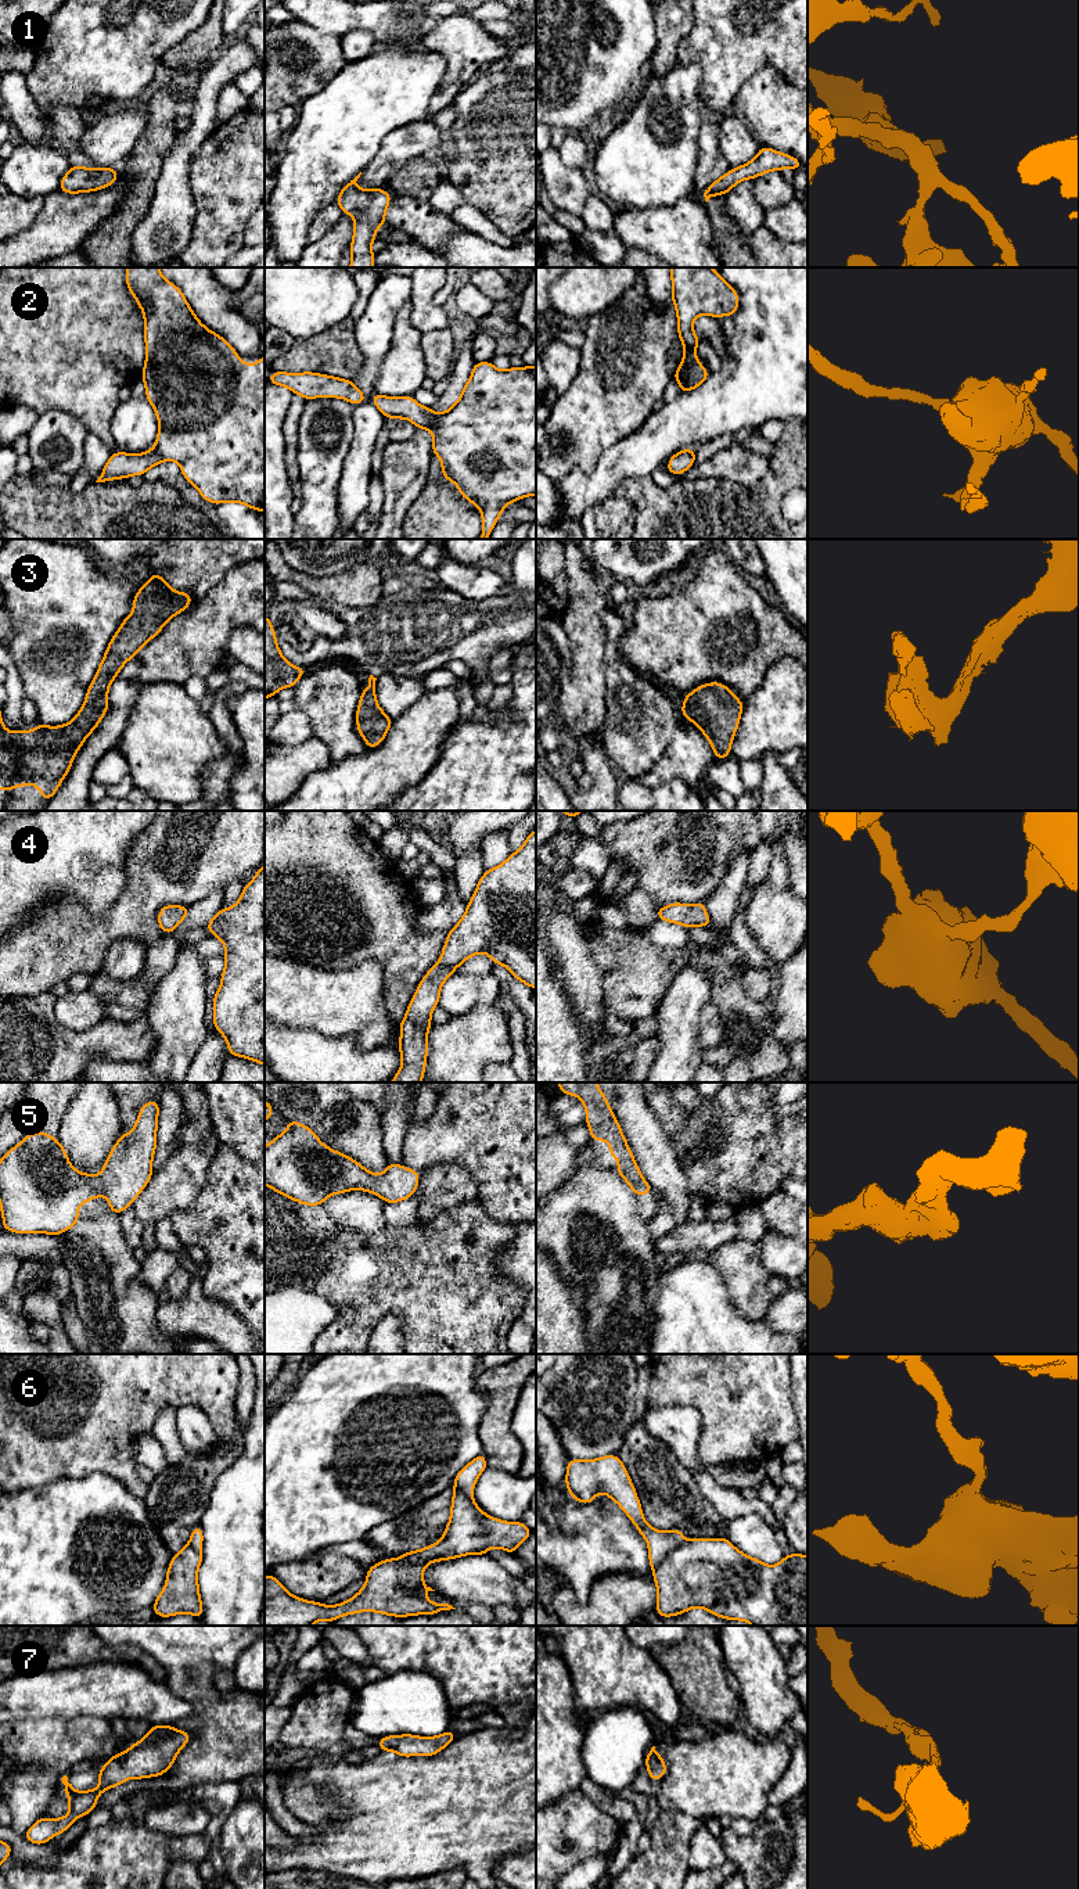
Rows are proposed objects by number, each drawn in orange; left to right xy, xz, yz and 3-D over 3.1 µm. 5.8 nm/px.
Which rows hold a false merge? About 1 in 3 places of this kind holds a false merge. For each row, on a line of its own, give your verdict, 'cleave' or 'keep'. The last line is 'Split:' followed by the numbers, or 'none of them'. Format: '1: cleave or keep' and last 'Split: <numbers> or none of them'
1: keep
2: keep
3: keep
4: keep
5: keep
6: cleave
7: keep
Split: 6

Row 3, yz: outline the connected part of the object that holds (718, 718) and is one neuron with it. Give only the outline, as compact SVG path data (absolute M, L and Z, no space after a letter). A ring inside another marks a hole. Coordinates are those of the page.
M720 682L699 685L683 699L680 718L688 718L709 740L715 759L730 757L744 703Z

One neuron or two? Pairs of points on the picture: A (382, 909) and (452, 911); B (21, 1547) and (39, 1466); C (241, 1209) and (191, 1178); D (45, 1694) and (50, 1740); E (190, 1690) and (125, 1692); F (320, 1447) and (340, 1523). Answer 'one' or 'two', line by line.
A: two
B: two
C: two
D: two
E: two
F: one

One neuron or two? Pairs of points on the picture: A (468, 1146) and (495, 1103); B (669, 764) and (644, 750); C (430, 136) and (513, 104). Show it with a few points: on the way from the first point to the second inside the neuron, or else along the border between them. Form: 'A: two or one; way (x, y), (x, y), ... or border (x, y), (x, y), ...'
A: one; way (479, 1135), (495, 1120), (495, 1114)
B: two; border (675, 729), (662, 756), (636, 779)
C: one; way (450, 133), (484, 133), (492, 125)

